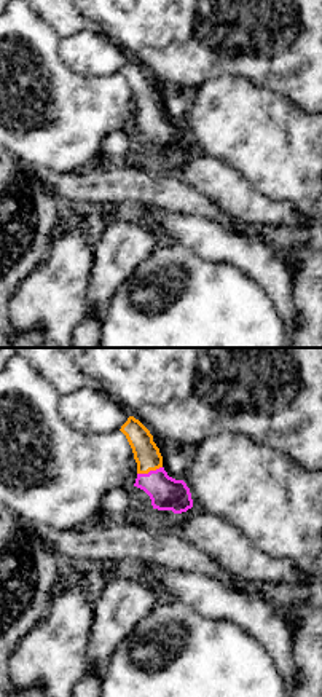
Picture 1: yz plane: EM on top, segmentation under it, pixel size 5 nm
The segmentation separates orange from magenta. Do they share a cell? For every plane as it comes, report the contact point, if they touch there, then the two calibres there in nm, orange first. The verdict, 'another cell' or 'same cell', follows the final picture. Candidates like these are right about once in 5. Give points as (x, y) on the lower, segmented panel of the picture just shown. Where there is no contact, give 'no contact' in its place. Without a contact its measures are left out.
contact (149, 471); calibres 130 and 170 nm

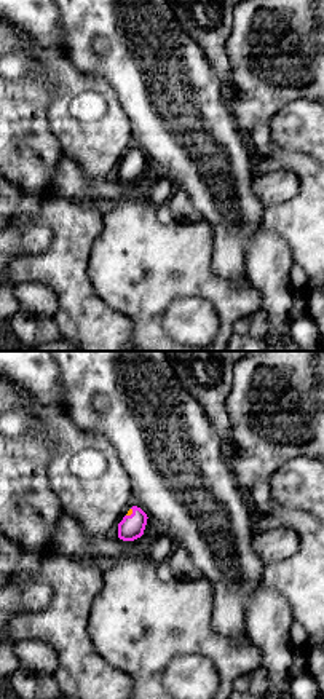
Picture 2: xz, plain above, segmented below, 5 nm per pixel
contact (131, 513); calibres 20 and 120 nm

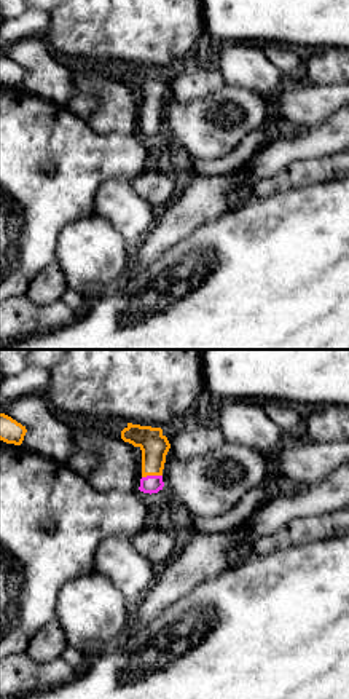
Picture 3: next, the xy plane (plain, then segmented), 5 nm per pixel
contact (152, 474); calibres 140 and 100 nm

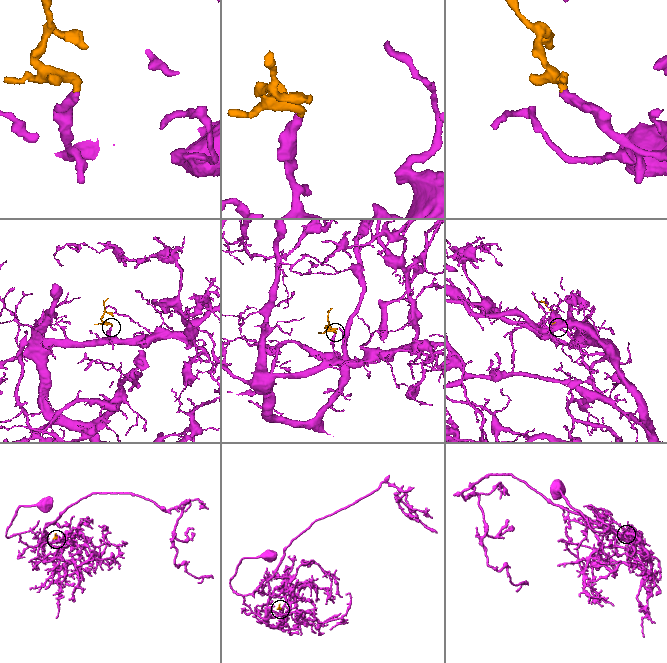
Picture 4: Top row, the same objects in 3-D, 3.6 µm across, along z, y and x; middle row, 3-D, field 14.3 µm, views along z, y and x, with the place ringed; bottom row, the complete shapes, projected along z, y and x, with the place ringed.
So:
same cell

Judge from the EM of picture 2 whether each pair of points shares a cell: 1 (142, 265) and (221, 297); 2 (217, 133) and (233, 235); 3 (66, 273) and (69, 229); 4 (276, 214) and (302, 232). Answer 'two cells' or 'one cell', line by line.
1: one cell
2: one cell
3: one cell
4: one cell

